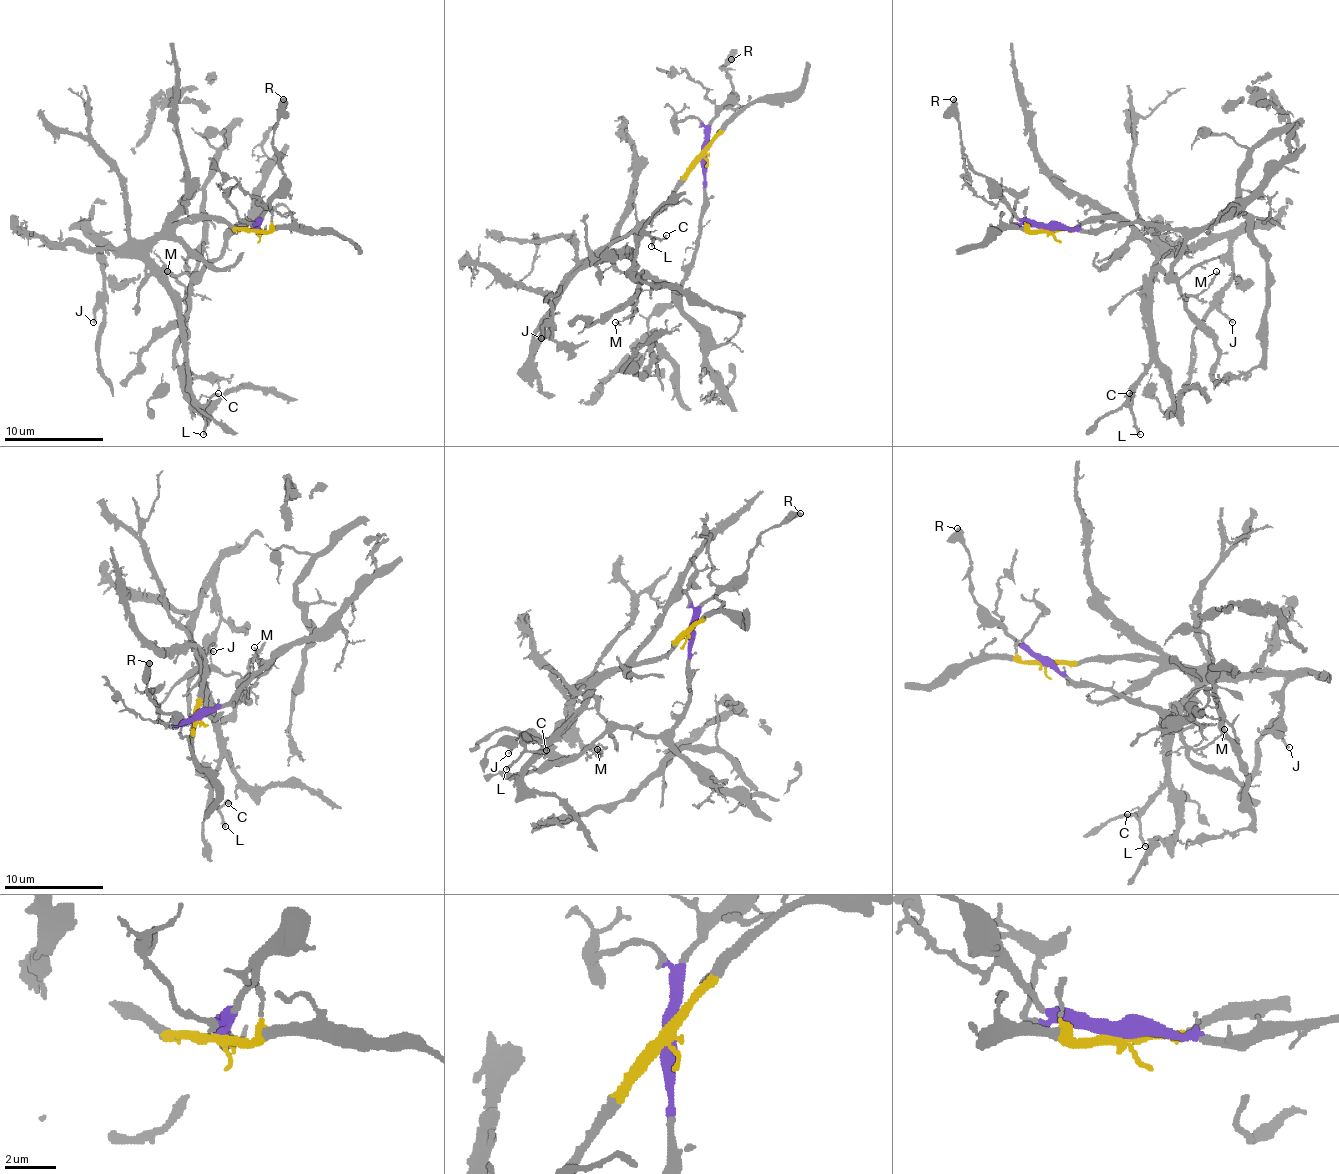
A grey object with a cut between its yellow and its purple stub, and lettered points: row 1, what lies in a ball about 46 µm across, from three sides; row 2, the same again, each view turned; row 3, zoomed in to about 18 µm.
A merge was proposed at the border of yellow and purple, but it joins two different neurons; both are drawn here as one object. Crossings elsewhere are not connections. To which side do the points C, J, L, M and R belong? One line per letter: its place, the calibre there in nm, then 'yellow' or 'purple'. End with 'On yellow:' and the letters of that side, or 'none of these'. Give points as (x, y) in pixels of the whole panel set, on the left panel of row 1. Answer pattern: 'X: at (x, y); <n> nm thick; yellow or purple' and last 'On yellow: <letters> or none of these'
C: at (218, 393); 180 nm thick; yellow
J: at (93, 322); 130 nm thick; yellow
L: at (203, 434); 190 nm thick; yellow
M: at (167, 271); 160 nm thick; purple
R: at (283, 99); 480 nm thick; purple
On yellow: C, J, L

